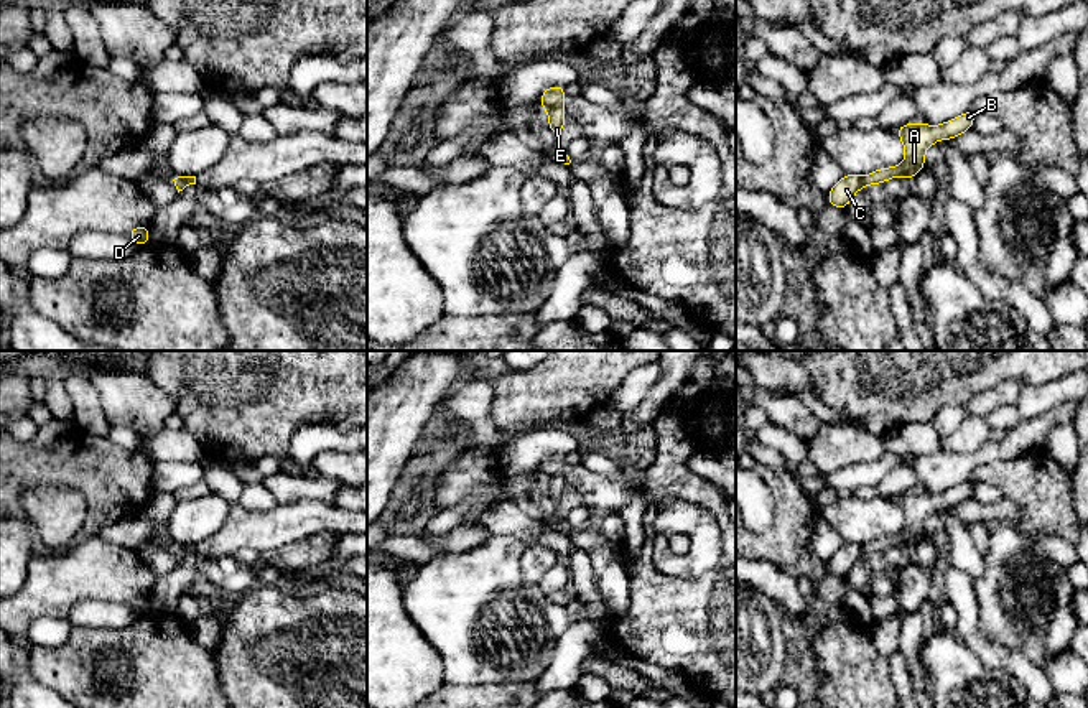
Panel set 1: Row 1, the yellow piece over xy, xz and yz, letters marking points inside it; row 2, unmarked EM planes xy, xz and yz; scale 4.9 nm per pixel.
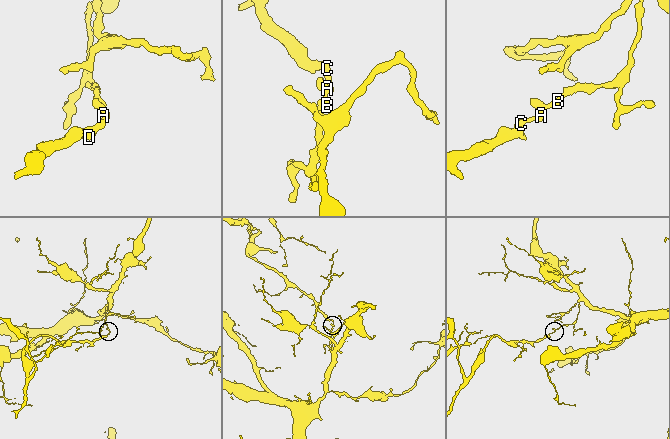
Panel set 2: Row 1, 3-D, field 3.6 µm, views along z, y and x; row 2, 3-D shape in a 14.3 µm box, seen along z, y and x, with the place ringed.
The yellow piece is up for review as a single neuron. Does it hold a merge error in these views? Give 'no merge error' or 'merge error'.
merge error

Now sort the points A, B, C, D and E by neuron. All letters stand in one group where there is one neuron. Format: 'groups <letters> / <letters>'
groups A B E / C D

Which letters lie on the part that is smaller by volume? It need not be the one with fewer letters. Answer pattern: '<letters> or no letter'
C, D

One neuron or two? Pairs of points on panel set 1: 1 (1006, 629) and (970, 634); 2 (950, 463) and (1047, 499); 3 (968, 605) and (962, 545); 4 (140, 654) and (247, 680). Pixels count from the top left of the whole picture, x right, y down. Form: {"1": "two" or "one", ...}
{"1": "two", "2": "two", "3": "two", "4": "two"}

